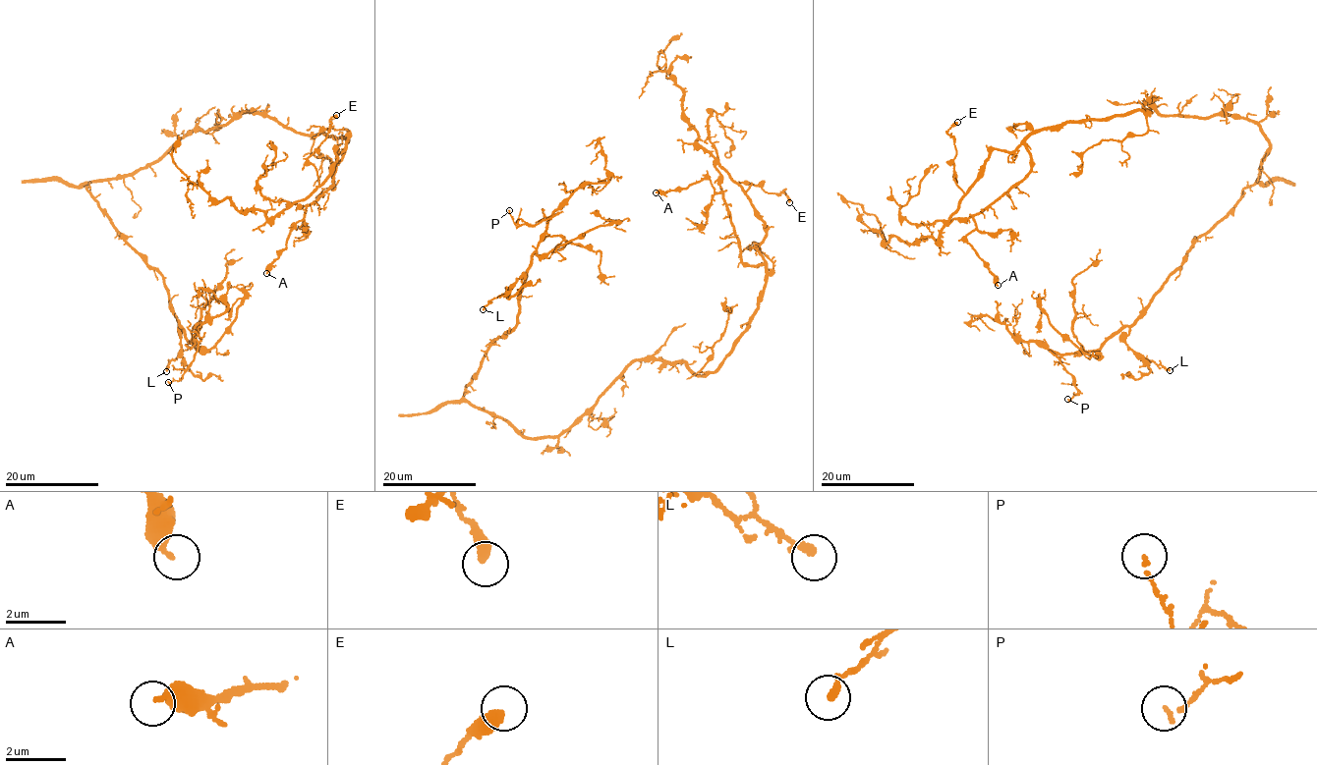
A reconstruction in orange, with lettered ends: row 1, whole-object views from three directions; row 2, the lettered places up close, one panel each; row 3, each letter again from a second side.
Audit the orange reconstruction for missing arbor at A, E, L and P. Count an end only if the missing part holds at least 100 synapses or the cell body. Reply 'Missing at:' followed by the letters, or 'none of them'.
Missing at: none of them

